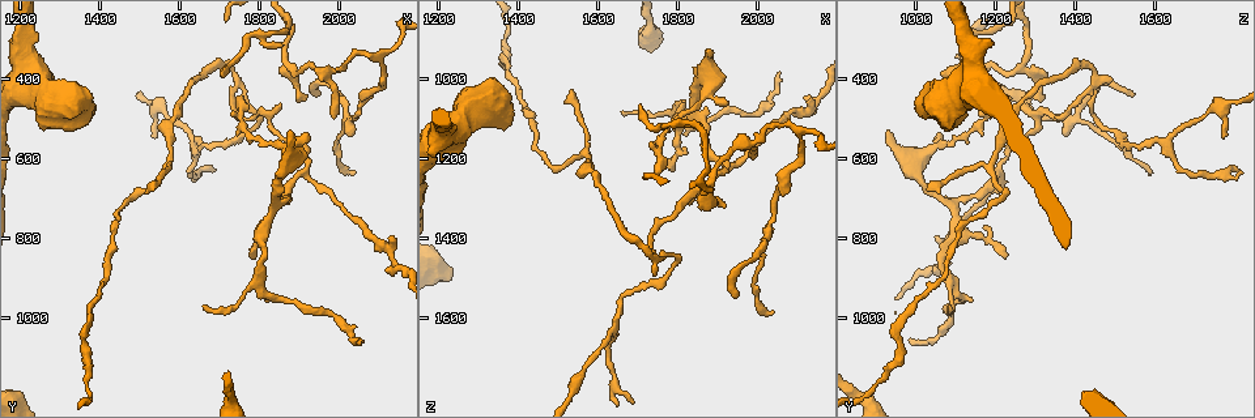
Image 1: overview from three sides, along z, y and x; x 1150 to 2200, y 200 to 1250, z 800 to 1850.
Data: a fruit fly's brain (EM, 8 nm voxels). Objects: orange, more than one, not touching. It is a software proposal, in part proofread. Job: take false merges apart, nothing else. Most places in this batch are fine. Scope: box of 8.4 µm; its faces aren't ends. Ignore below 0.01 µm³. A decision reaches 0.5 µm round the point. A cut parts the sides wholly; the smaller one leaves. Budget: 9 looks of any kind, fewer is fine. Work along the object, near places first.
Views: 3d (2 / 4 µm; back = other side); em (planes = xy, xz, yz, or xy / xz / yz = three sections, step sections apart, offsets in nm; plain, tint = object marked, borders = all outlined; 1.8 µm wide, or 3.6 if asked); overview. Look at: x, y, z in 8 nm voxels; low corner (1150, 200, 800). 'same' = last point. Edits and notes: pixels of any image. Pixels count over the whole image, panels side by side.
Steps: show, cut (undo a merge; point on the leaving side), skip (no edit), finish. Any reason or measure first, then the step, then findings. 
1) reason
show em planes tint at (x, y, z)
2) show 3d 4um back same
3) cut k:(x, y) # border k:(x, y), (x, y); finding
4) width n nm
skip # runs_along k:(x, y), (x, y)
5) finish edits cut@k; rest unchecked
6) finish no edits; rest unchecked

three-way junction
show em planes tint at (1910, 640, 1205)

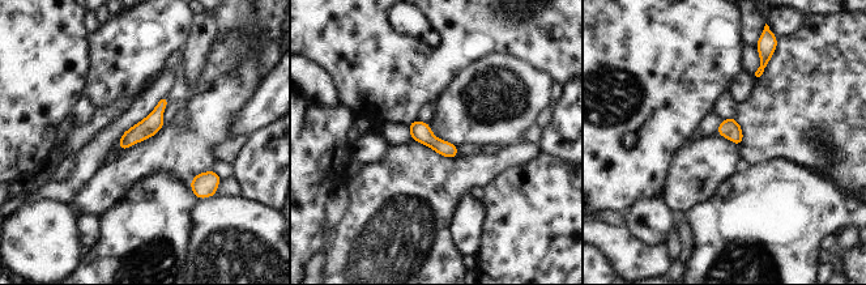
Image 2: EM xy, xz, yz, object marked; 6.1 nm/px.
skip # runs_along 2:(163, 101), (157, 114), (123, 145); one cell here

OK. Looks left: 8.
three arms meet
show 3d 4um at (2025, 500, 1390)

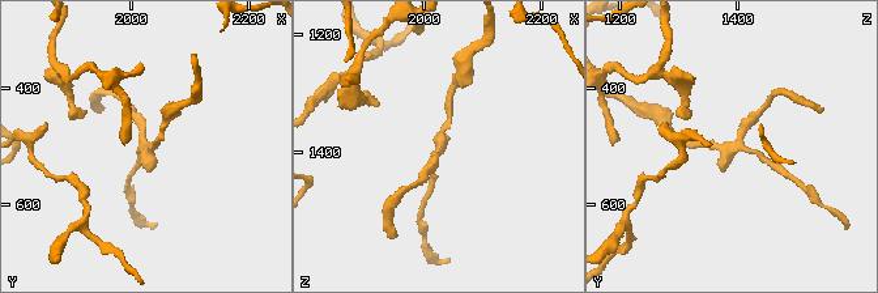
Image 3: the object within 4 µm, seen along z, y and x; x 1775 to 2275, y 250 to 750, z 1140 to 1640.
arms 3
show em planes plain at (2030, 505, 1380)

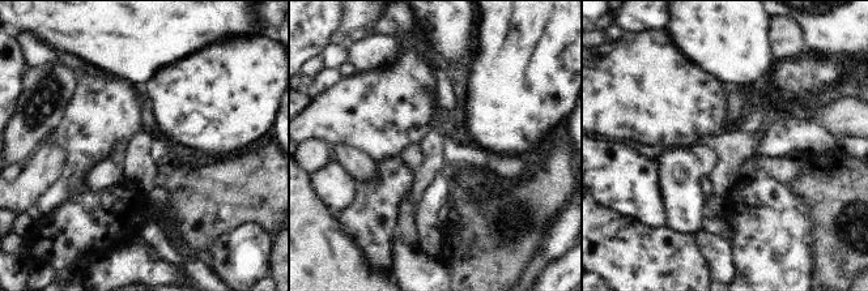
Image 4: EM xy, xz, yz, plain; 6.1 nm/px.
with the object marked
show em planes tint same

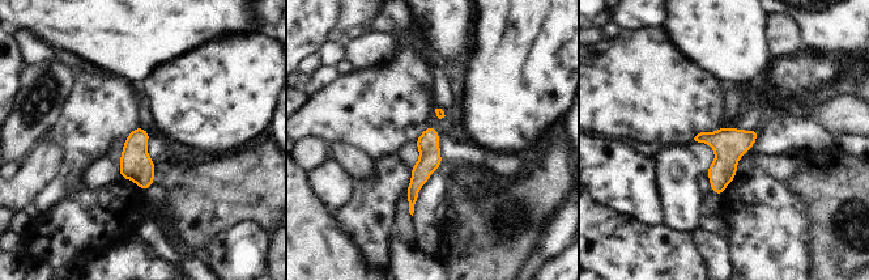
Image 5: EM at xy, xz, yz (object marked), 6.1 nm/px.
skip # runs_along 5:(433, 130), (412, 203); all the same cell

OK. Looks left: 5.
arms part here
show 3d 2um at (1880, 370, 1265)

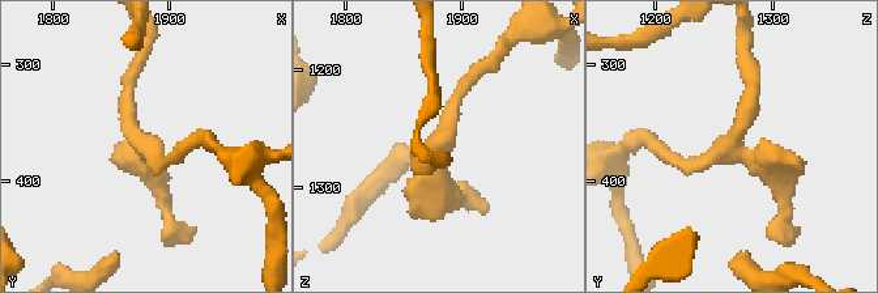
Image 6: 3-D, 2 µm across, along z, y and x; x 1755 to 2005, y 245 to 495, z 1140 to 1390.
need the tissue
show em planes borders at (1880, 366, 1264)

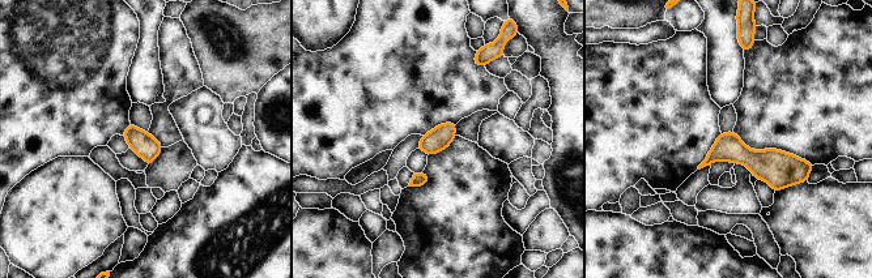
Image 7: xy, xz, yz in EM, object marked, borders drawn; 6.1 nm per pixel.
skip # continuous, no second cell

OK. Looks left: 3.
arms part here
show em yz step 8 tint at (1745, 420, 1445)

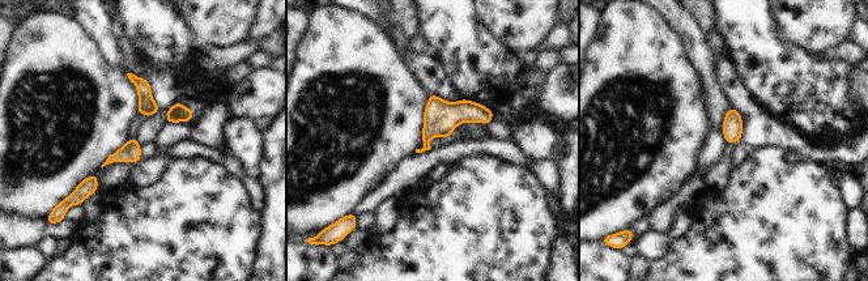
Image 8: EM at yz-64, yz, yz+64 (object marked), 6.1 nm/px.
show em planes tint same

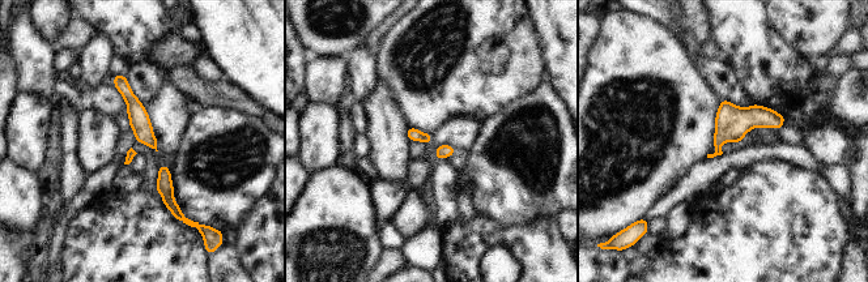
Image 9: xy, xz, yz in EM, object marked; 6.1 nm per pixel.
skip # runs_along 9:(116, 77), (153, 144); all the same cell

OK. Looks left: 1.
finish no edits; rest unchecked

